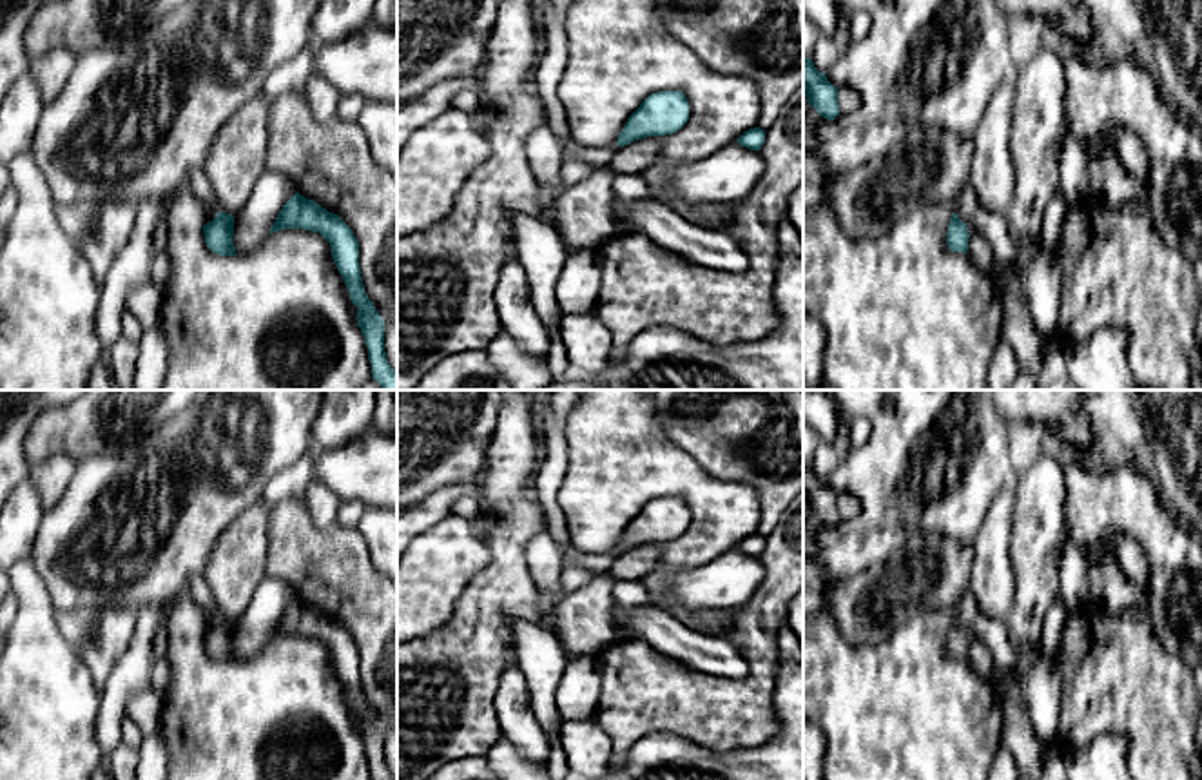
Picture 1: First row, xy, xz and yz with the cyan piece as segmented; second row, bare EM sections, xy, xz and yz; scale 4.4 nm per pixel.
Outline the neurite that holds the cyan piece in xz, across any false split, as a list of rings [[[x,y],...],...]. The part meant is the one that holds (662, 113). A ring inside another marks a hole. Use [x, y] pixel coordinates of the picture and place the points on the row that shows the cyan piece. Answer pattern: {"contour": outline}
{"contour": [[[682,91],[649,94],[627,118],[618,141],[607,147],[582,147],[573,138],[562,140],[564,156],[587,163],[593,171],[606,167],[624,145],[647,136],[665,136],[680,131],[689,120],[689,102]]]}

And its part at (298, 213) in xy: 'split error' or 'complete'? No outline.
complete

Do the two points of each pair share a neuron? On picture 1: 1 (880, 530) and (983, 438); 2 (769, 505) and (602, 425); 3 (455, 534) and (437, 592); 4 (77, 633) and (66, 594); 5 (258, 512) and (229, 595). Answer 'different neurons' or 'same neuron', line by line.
1: same neuron
2: different neurons
3: same neuron
4: different neurons
5: same neuron

